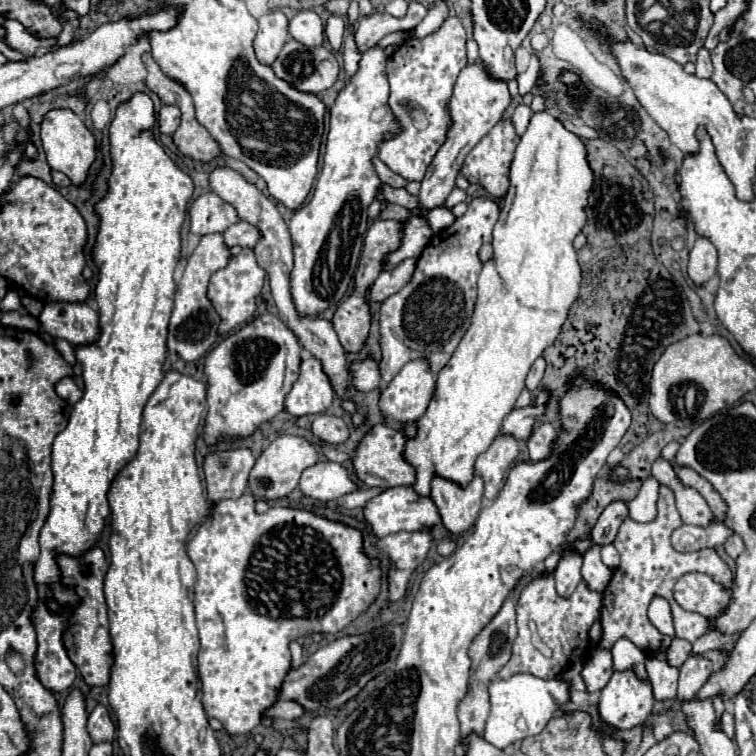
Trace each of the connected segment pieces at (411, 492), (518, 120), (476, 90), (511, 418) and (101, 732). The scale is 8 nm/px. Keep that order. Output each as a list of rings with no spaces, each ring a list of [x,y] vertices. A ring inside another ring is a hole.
[[[388,488],[386,492],[372,498],[364,506],[364,518],[372,526],[372,532],[380,538],[402,532],[402,530],[418,532],[418,530],[428,530],[428,528],[442,524],[442,518],[440,518],[440,512],[438,512],[438,506],[434,504],[434,500],[430,496],[416,494],[414,488]]]
[[[518,104],[516,106],[516,110],[512,114],[512,122],[514,122],[514,128],[516,128],[518,134],[522,134],[526,130],[526,126],[530,122],[530,116],[532,116],[530,106],[526,106],[526,104]]]
[[[478,60],[474,64],[468,64],[456,84],[454,84],[454,94],[452,94],[452,100],[450,100],[450,116],[452,116],[452,128],[448,132],[448,140],[446,144],[438,150],[438,154],[434,156],[426,176],[424,176],[421,187],[420,204],[422,208],[436,208],[436,206],[442,206],[444,200],[448,198],[448,194],[454,190],[454,182],[456,182],[456,176],[458,176],[458,168],[462,164],[462,160],[466,158],[466,154],[480,142],[482,136],[486,136],[492,126],[502,118],[504,110],[510,106],[512,102],[512,96],[510,96],[510,90],[508,90],[508,84],[504,80],[496,80],[490,76],[488,68]]]
[[[546,388],[540,390],[540,394],[536,396],[534,404],[530,404],[528,408],[514,408],[502,422],[502,434],[512,434],[518,440],[528,440],[534,432],[534,422],[546,414],[548,408],[548,400],[550,400],[550,392]]]
[[[98,704],[92,710],[92,714],[88,718],[88,732],[94,742],[104,742],[104,740],[114,738],[114,722],[110,720],[110,714],[102,704]]]

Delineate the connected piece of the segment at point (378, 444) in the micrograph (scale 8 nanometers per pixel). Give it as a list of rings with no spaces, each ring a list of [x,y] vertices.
[[[376,424],[360,442],[354,468],[358,478],[368,486],[412,486],[416,482],[414,466],[404,458],[406,436],[386,424]]]

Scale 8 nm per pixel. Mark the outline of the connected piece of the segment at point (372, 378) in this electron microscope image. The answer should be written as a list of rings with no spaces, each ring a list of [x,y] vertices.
[[[364,360],[364,362],[354,362],[350,364],[350,378],[352,378],[352,386],[356,390],[368,392],[374,390],[380,384],[380,372],[374,360]]]

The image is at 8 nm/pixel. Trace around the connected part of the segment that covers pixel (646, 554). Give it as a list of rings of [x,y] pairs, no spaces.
[[[660,486],[656,520],[652,520],[648,524],[640,524],[640,522],[626,518],[620,524],[618,536],[614,540],[614,546],[620,554],[620,566],[616,568],[610,584],[604,590],[604,602],[602,602],[602,614],[600,614],[600,624],[602,624],[600,646],[602,648],[612,648],[612,644],[618,638],[626,636],[638,648],[642,648],[646,654],[654,654],[658,650],[668,650],[668,636],[656,632],[656,628],[650,624],[650,620],[646,616],[648,604],[654,596],[662,596],[670,602],[676,638],[684,638],[684,640],[694,642],[696,638],[700,638],[702,634],[708,632],[708,620],[704,616],[694,614],[694,612],[686,612],[684,608],[680,608],[674,602],[674,596],[672,596],[674,582],[688,572],[704,572],[716,580],[722,580],[722,584],[732,584],[732,572],[726,566],[726,562],[712,548],[698,550],[698,552],[686,552],[686,554],[676,552],[670,544],[670,534],[680,524],[682,524],[682,520],[676,512],[676,506],[674,506],[674,494],[666,486]]]

